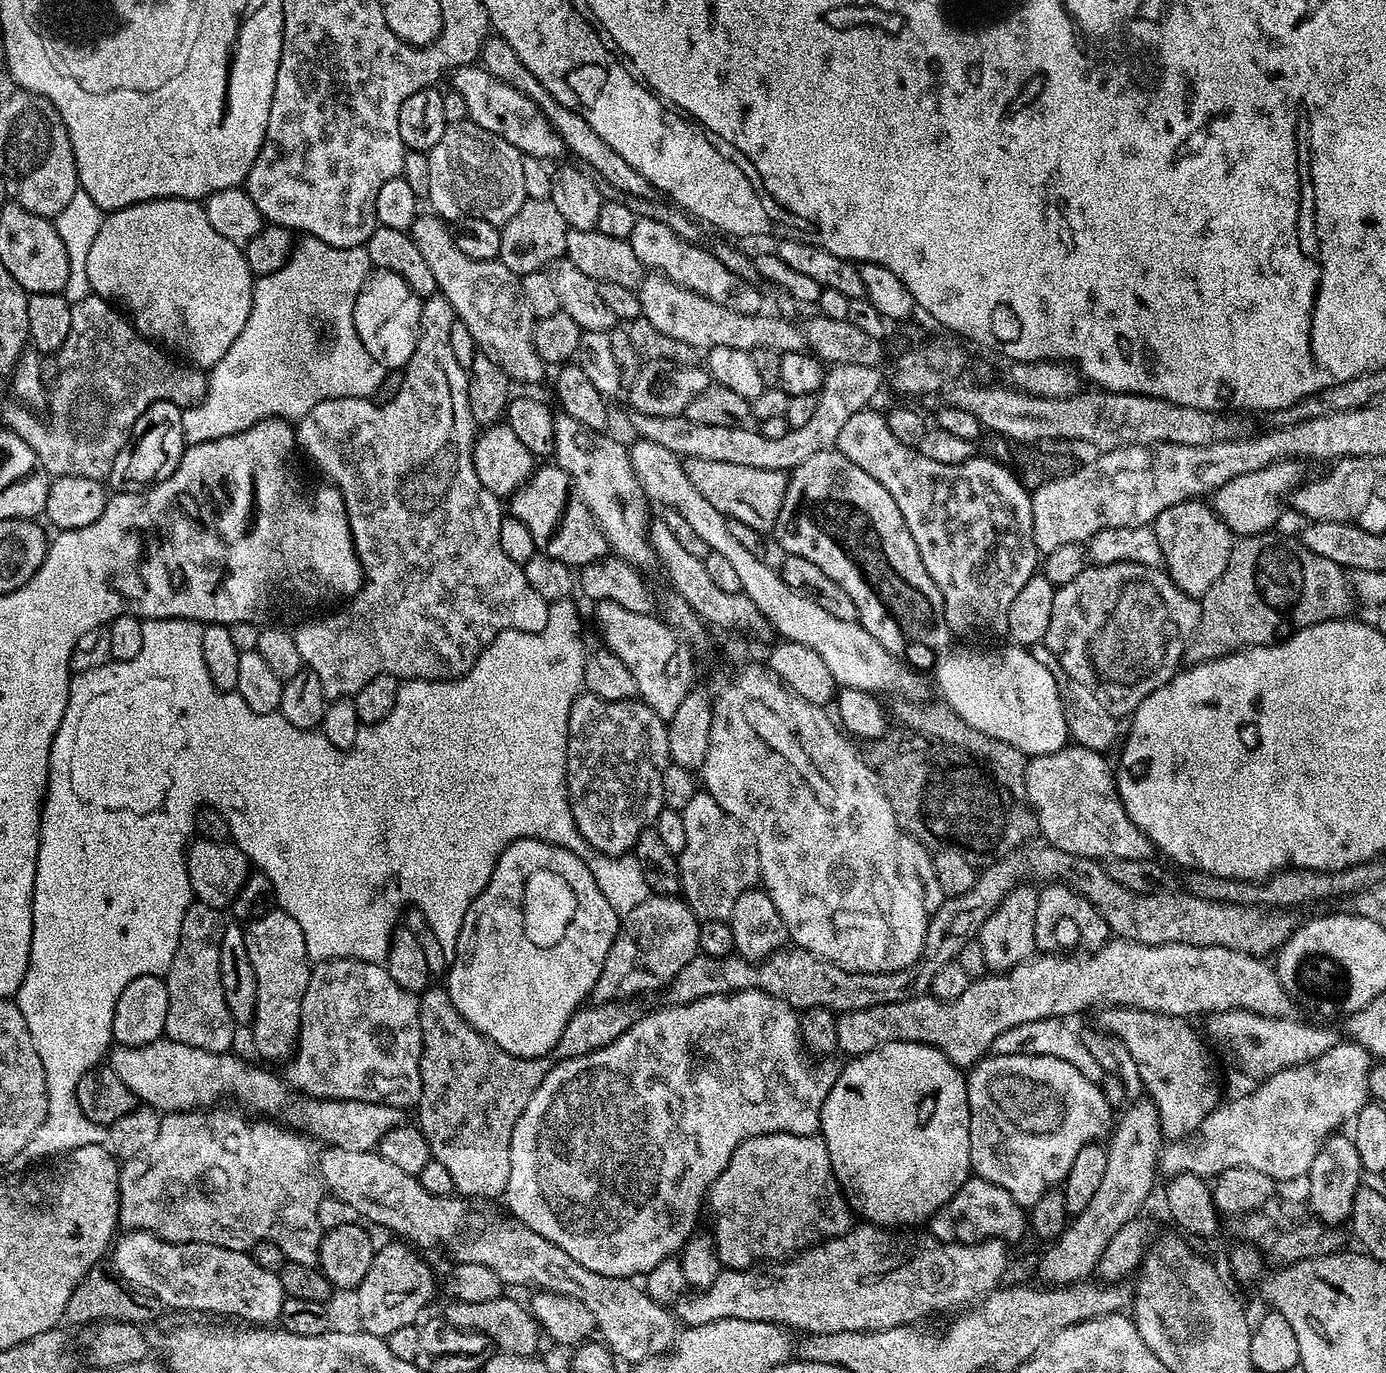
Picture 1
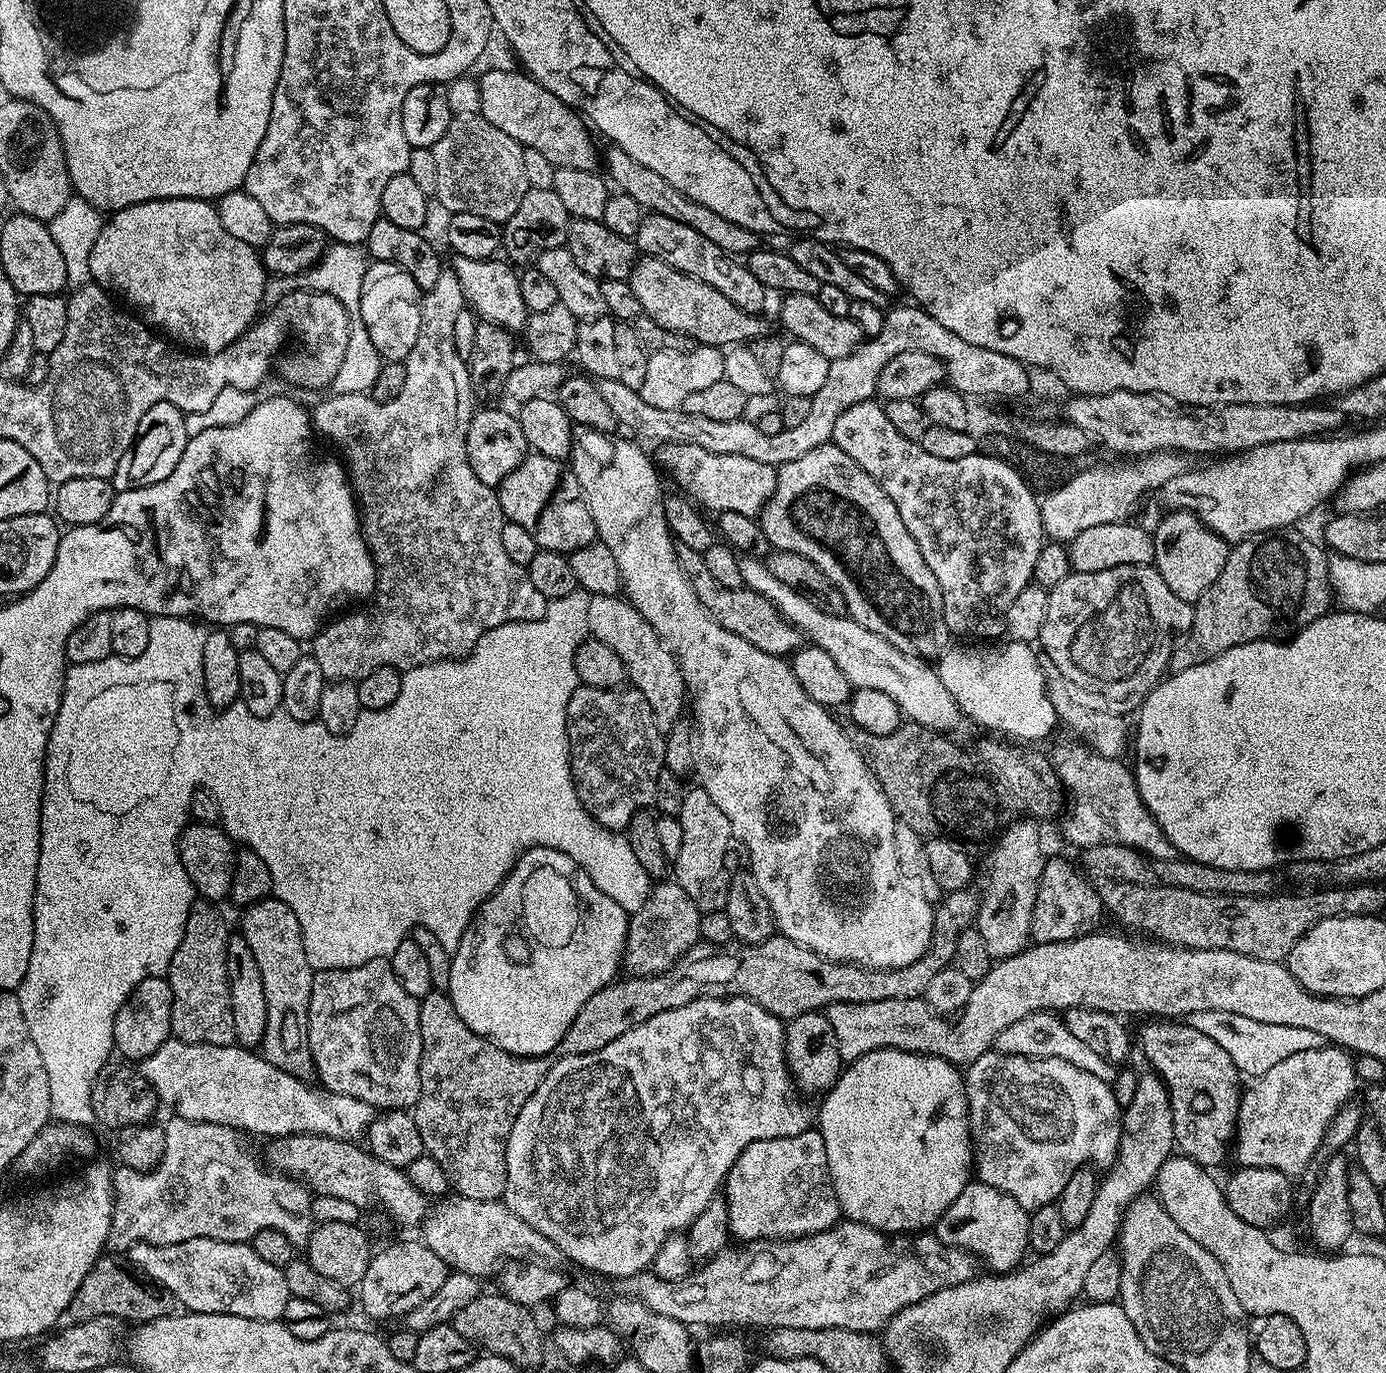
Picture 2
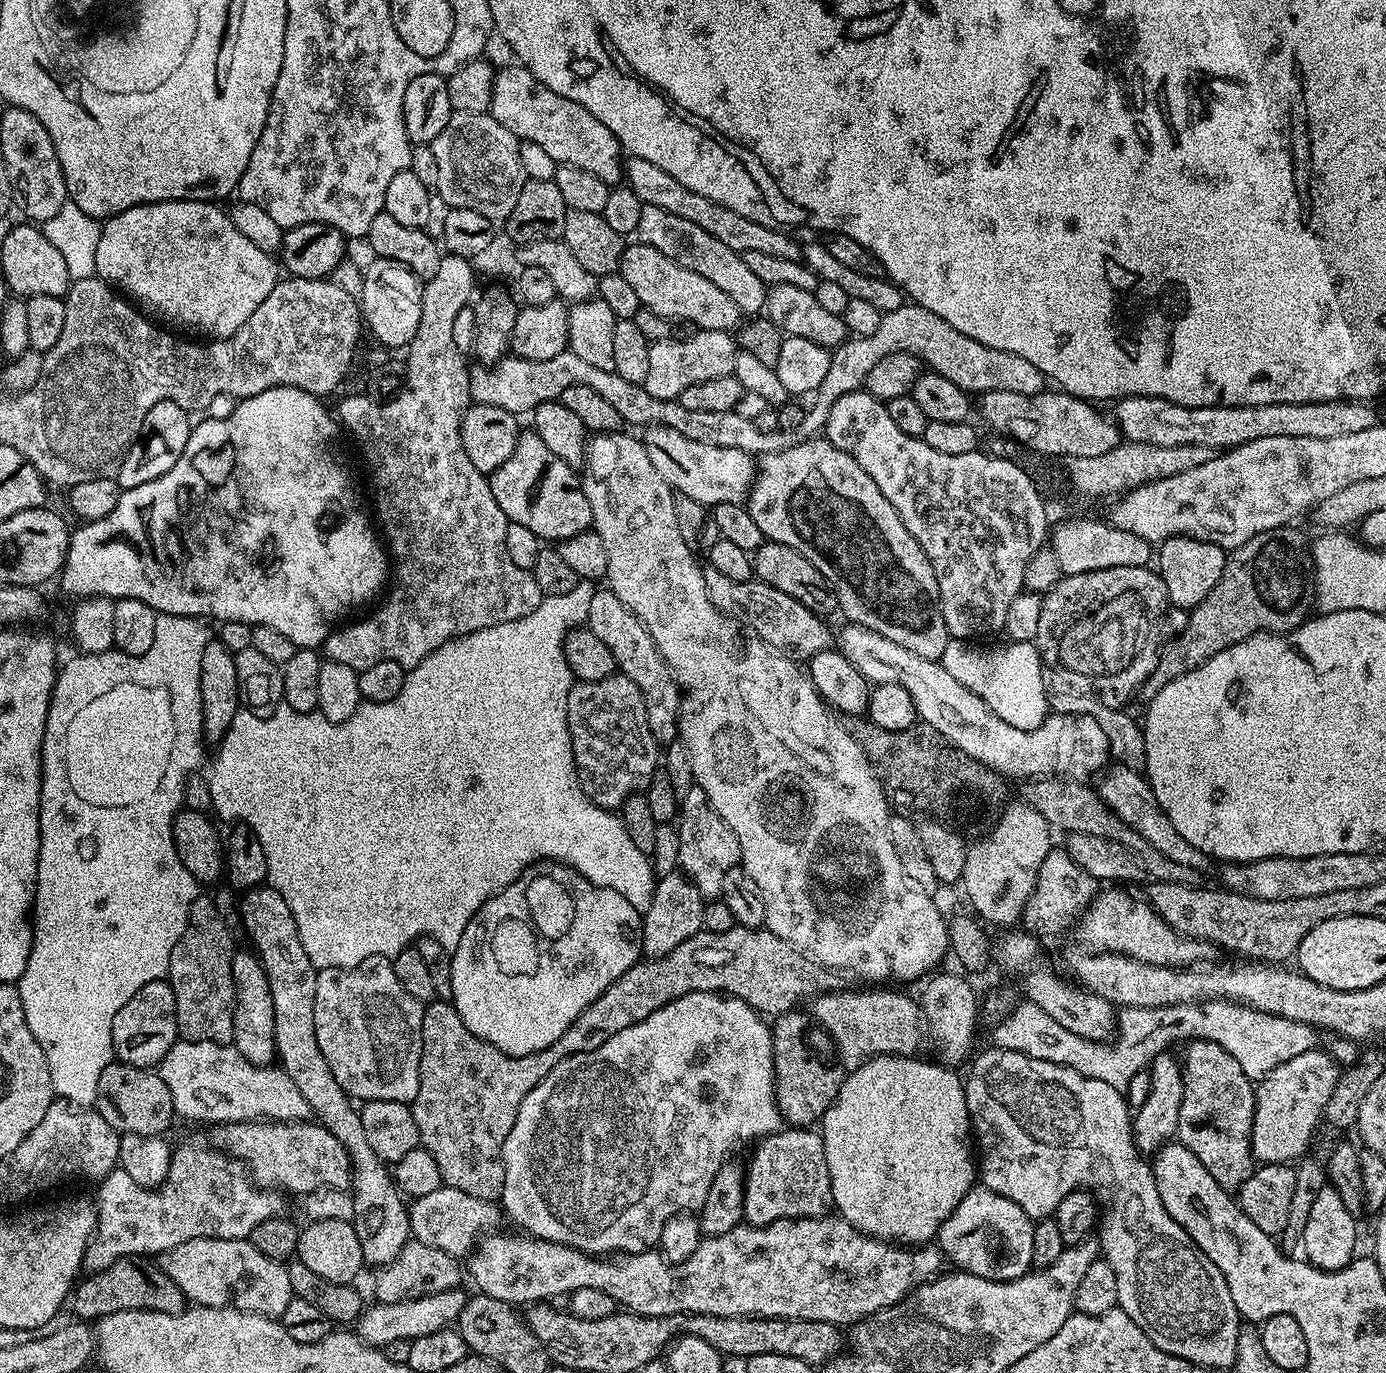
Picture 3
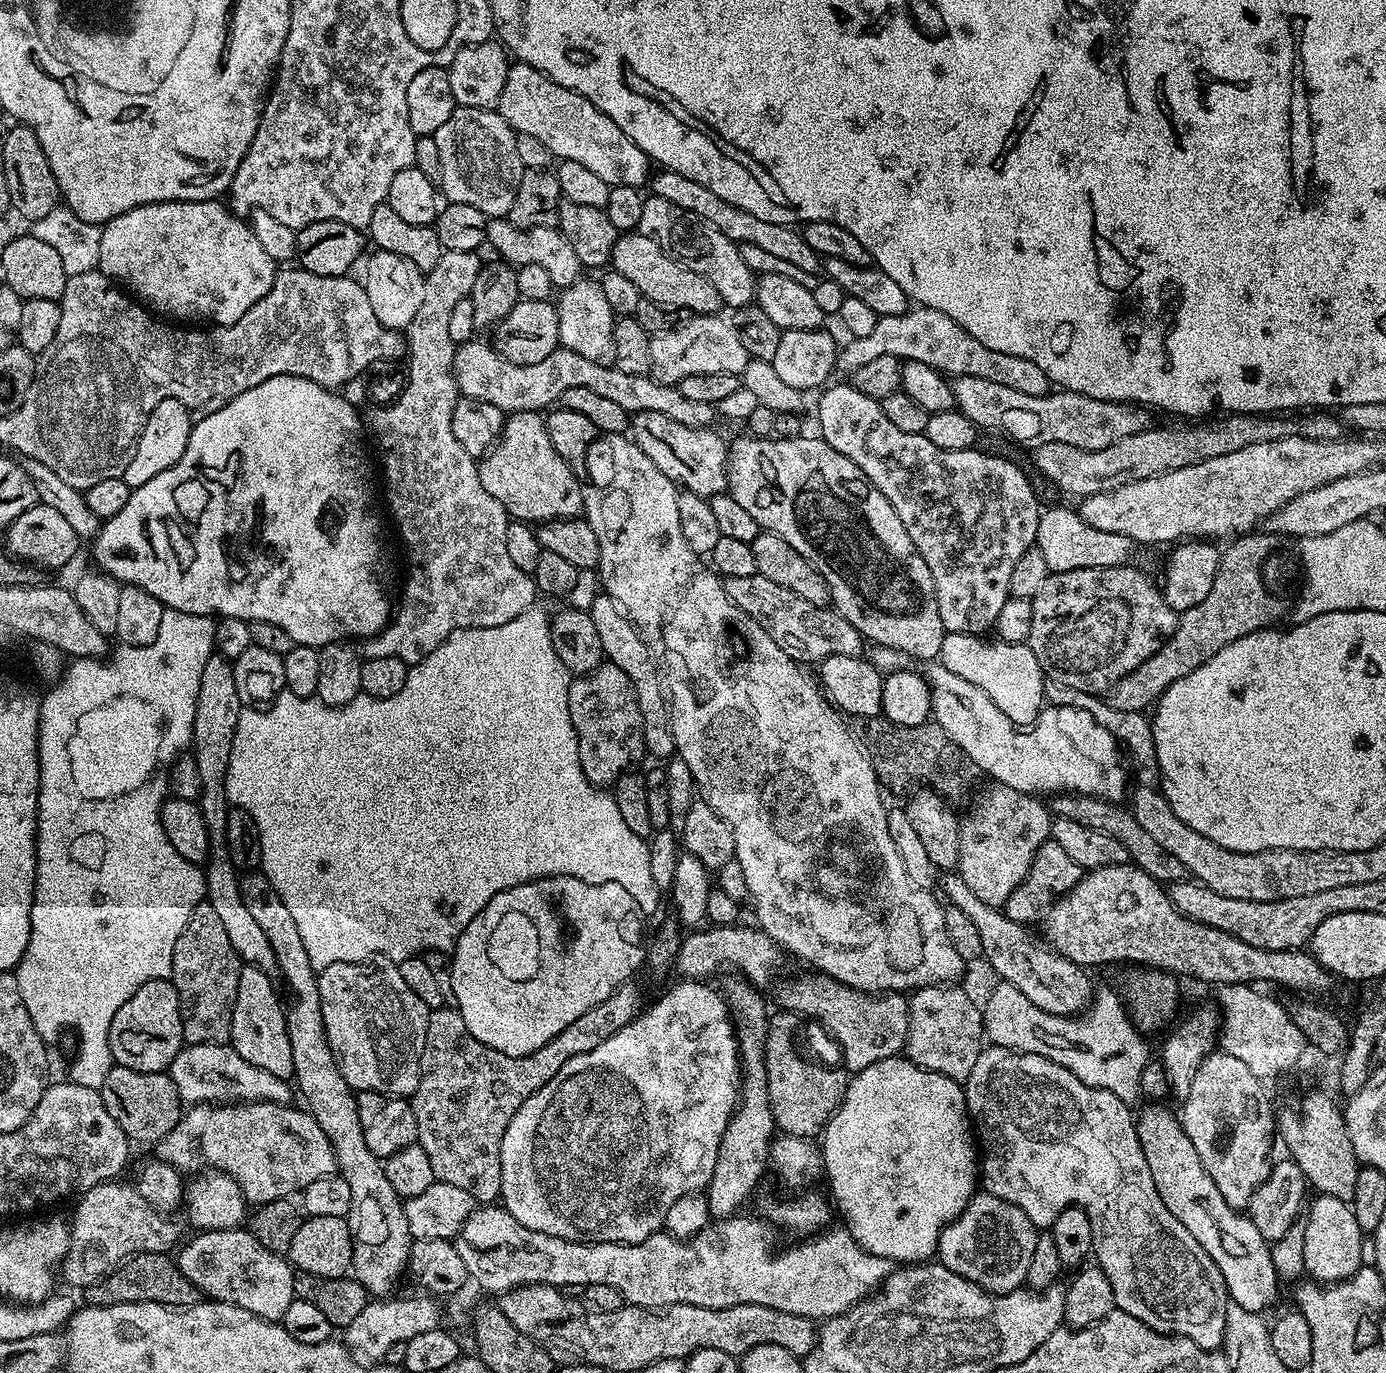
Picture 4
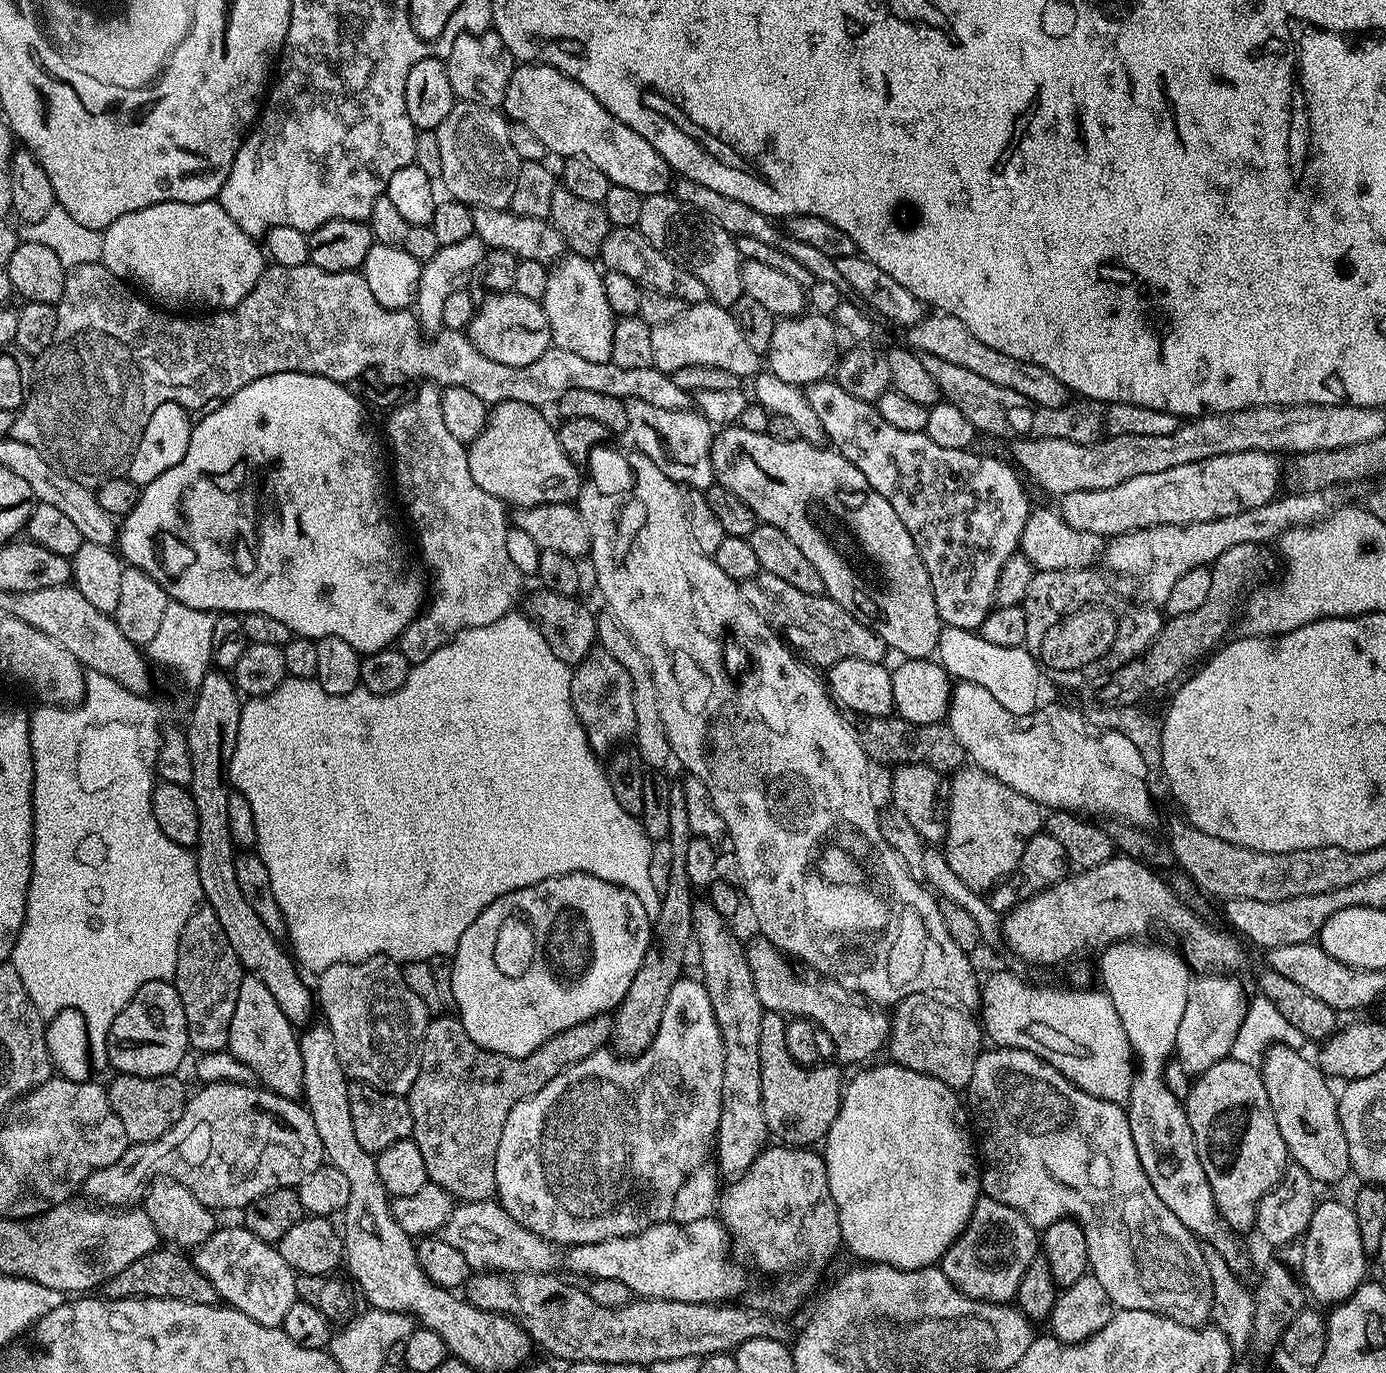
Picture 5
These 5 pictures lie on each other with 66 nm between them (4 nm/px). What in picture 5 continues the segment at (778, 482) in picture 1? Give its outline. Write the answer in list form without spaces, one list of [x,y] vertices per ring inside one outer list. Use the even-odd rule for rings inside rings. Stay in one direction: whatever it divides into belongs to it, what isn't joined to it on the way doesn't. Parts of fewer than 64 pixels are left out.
[[[629,400],[626,403],[626,422],[628,423],[627,439],[633,440],[635,451],[641,452],[646,458],[650,458],[654,462],[654,466],[658,466],[658,470],[662,470],[662,474],[666,474],[672,481],[681,486],[687,486],[692,490],[705,490],[714,484],[712,475],[712,438],[714,435],[714,425],[704,416],[701,416],[696,410],[662,410],[662,406],[650,406],[650,402],[638,402],[637,400]]]

